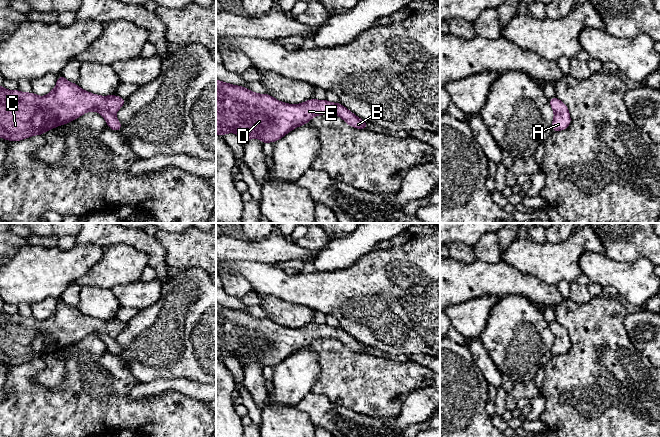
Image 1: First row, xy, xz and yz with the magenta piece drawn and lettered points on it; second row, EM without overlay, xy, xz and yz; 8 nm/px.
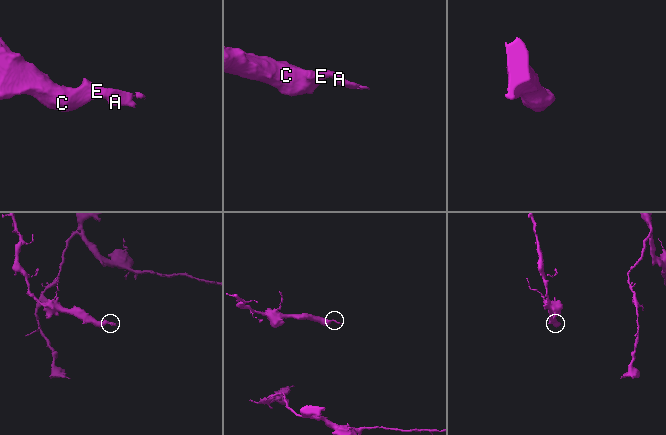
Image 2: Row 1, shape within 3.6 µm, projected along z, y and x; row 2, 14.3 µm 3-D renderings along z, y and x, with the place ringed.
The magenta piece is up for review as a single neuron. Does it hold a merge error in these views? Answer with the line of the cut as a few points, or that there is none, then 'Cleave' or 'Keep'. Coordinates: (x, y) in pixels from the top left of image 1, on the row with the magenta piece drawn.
No split. Keep

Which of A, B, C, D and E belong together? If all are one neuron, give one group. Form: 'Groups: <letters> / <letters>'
Groups: A B C D E

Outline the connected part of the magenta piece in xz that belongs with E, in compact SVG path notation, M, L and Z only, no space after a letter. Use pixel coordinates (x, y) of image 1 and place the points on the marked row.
M216 79L216 134L233 132L244 136L246 142L259 138L261 142L275 142L289 131L308 123L314 116L331 113L340 116L348 125L357 129L367 129L368 123L358 118L340 103L310 99L298 105L283 103L269 94L257 94L242 86L224 83Z

